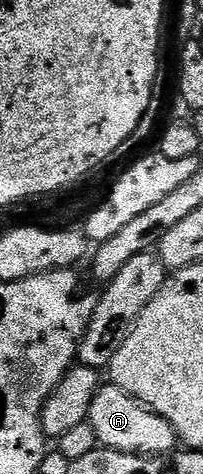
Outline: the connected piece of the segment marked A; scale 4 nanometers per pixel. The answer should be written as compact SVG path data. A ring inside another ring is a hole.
M113 385L99 386L96 397L90 406L88 422L96 429L96 437L103 448L112 451L125 451L127 455L169 455L179 446L178 435L155 411L133 399L124 389Z

